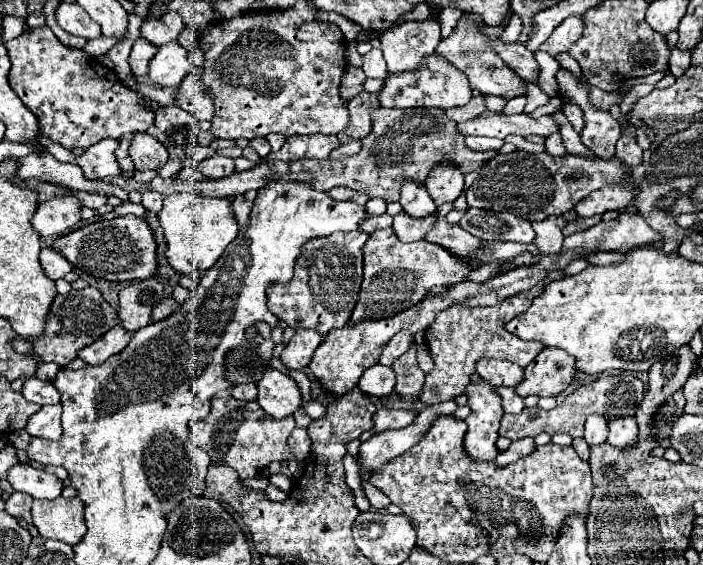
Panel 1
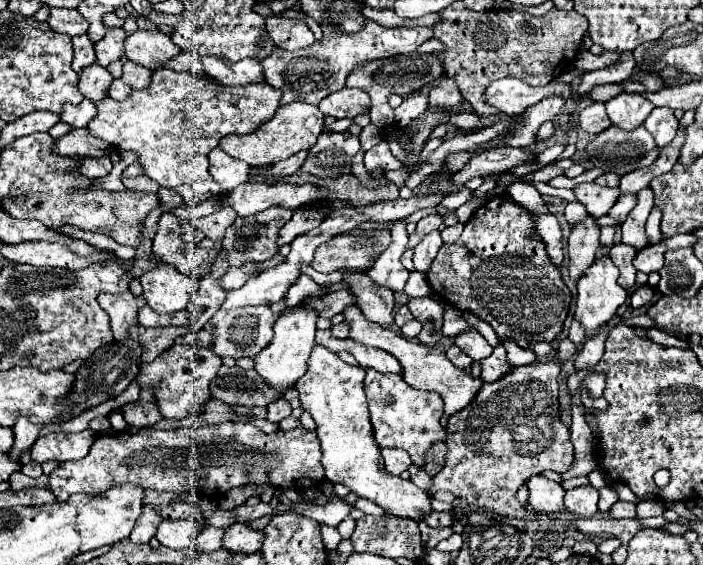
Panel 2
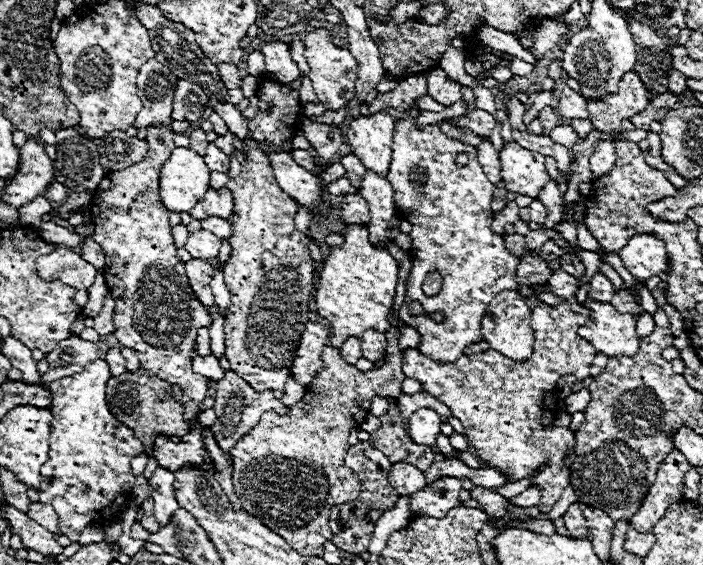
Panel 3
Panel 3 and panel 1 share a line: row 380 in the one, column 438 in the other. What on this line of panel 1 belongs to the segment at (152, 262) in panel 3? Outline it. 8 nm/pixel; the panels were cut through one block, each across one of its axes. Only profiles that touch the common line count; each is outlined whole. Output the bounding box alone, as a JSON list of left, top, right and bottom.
[426,164,464,206]

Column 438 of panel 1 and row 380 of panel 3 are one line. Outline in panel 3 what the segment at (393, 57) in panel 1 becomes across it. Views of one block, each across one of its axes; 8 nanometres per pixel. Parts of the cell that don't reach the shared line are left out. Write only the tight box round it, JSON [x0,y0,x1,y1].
[2,342,46,386]

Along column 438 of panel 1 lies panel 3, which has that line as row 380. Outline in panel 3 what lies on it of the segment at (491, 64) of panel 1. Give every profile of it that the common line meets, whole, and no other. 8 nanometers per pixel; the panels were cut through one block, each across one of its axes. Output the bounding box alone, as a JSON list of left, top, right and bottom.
[42,336,108,382]

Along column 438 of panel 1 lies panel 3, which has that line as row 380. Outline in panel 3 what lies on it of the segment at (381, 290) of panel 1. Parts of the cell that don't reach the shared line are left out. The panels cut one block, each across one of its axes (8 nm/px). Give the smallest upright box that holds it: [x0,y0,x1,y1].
[224,76,316,398]

